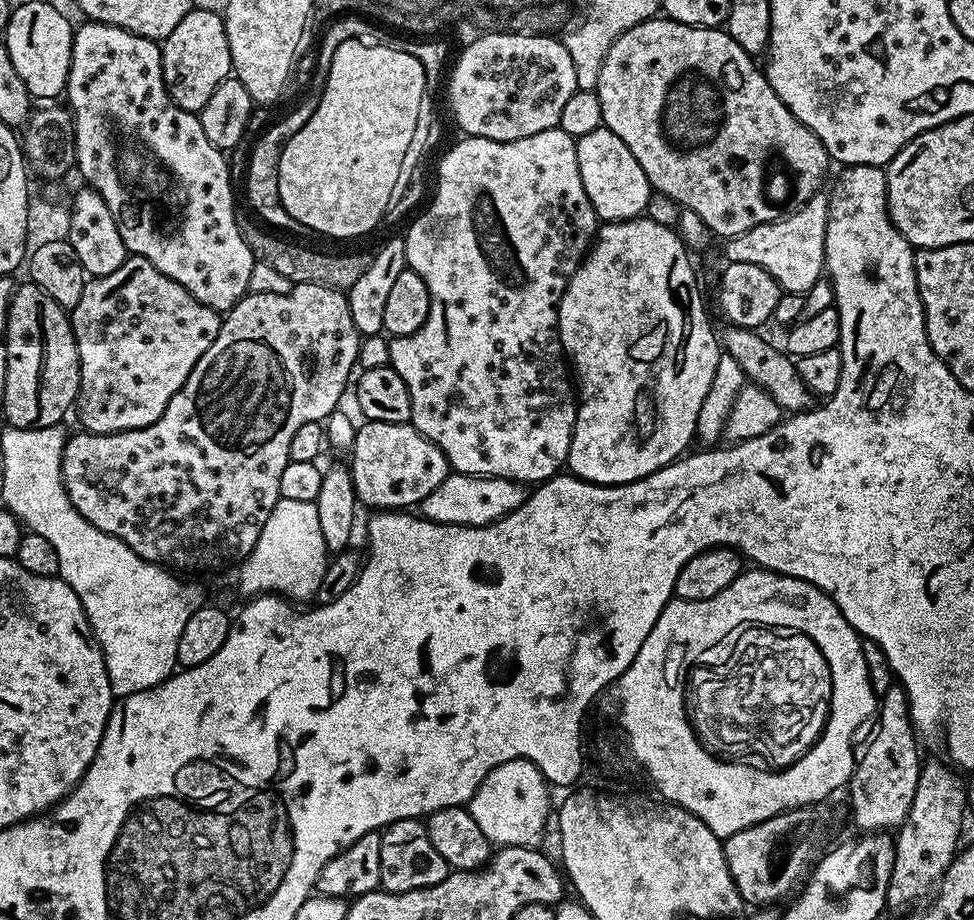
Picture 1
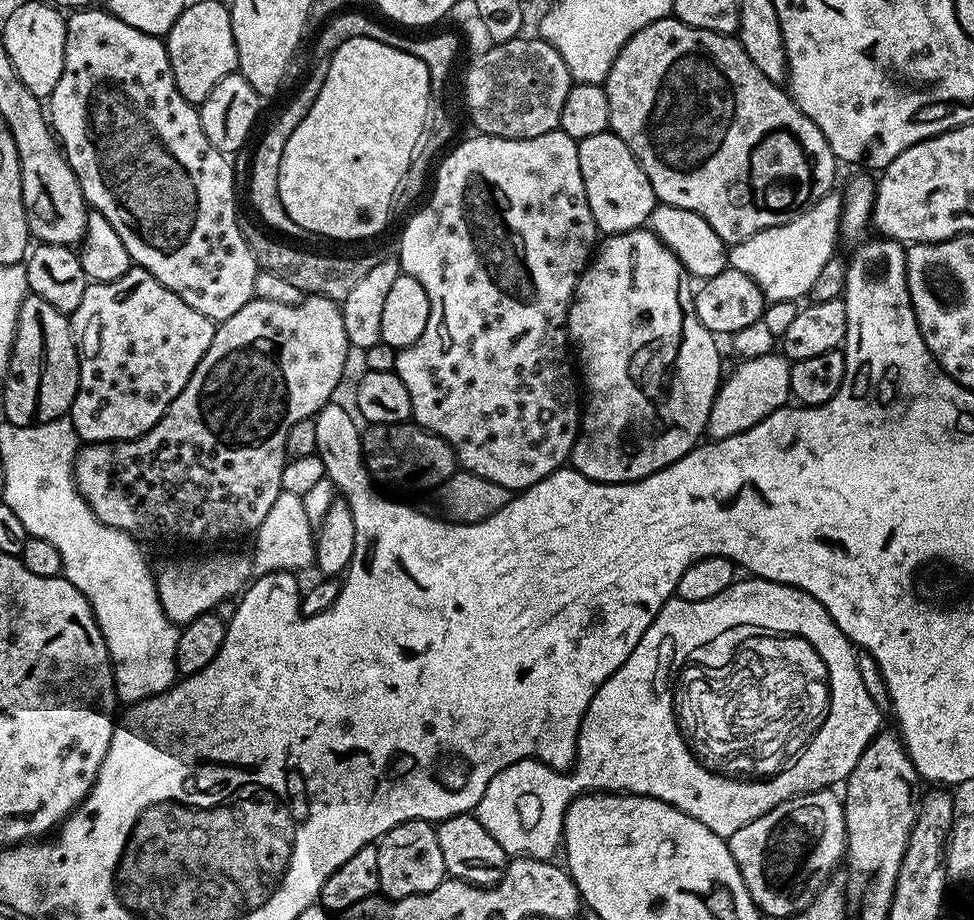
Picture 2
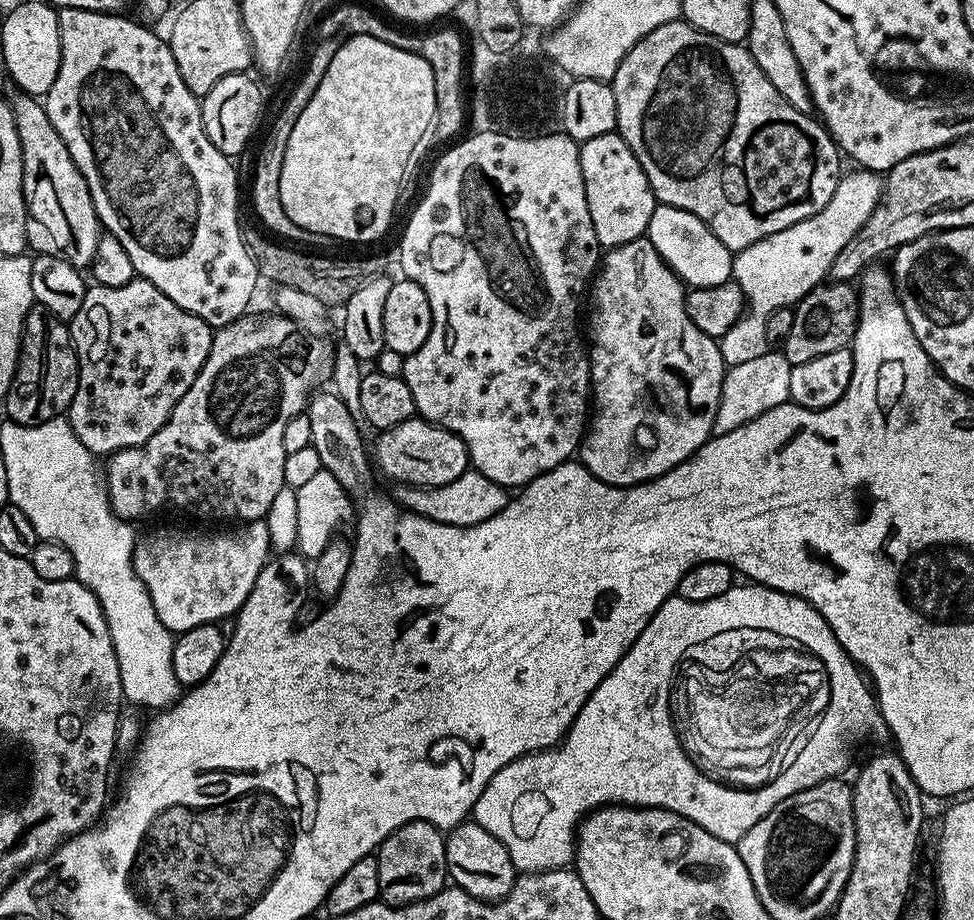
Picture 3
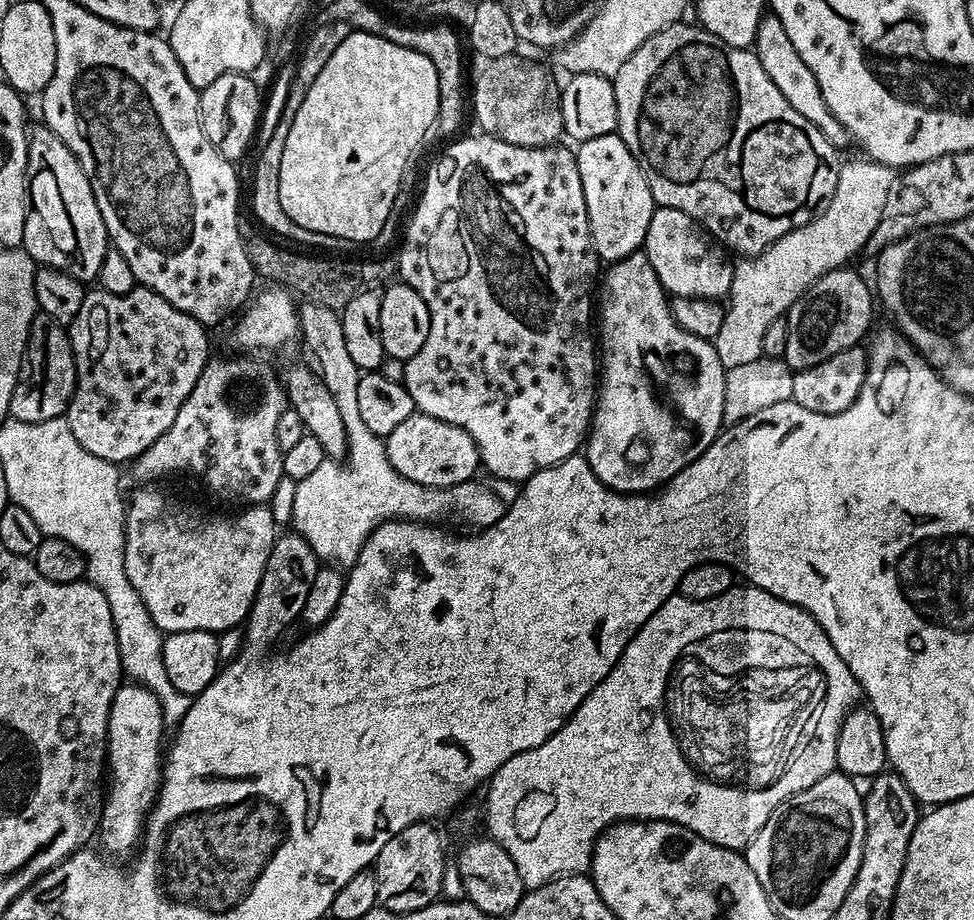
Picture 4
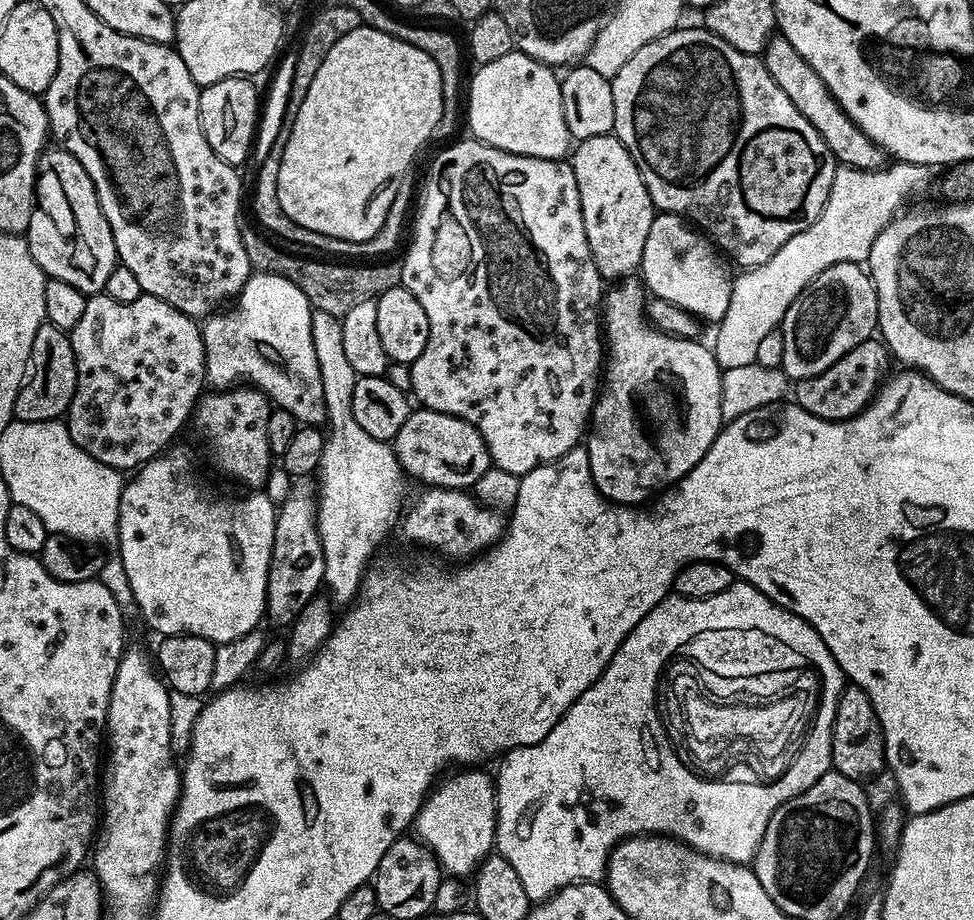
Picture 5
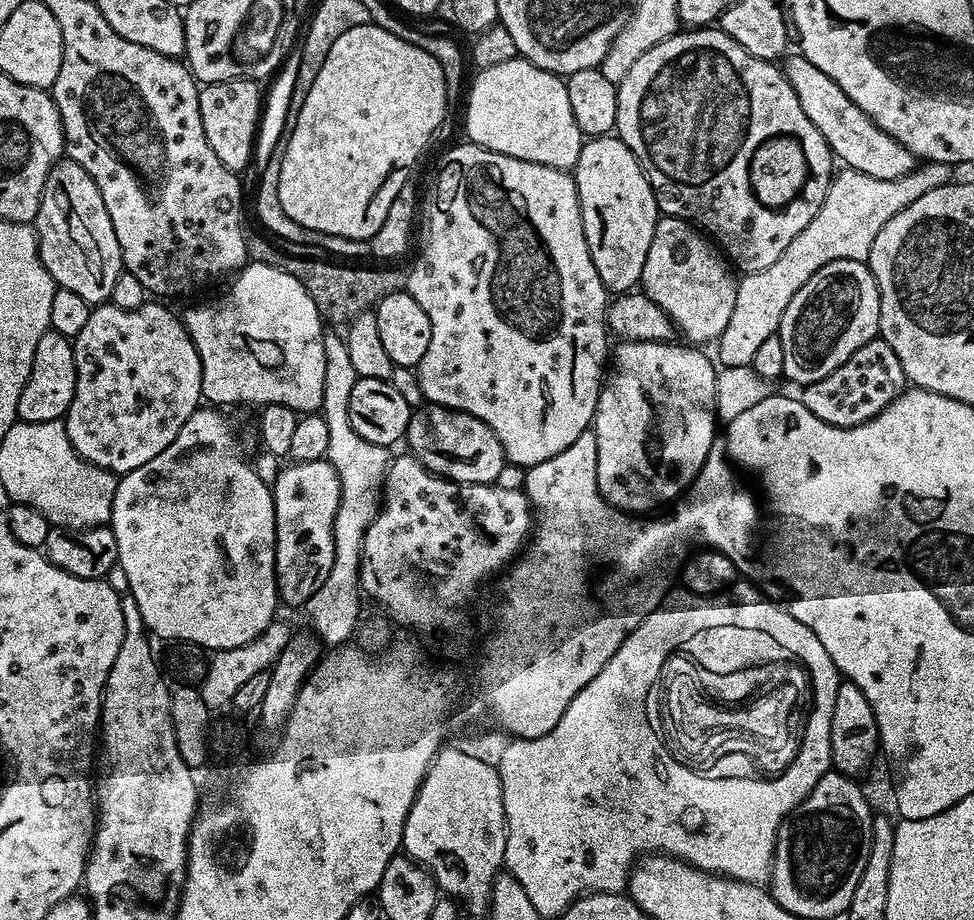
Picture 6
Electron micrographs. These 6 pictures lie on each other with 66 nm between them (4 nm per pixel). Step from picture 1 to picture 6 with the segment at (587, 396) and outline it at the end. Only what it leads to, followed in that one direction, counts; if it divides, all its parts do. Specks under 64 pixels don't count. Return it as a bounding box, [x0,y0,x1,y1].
[594,340,718,514]

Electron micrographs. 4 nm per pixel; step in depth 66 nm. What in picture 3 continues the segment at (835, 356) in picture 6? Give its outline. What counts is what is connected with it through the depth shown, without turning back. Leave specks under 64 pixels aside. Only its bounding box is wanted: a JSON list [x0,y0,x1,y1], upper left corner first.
[782,283,860,365]

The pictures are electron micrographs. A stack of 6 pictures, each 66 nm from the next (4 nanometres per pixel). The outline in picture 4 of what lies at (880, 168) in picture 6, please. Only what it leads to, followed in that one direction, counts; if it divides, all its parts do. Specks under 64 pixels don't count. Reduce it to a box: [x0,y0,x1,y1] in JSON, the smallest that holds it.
[754,14,850,150]

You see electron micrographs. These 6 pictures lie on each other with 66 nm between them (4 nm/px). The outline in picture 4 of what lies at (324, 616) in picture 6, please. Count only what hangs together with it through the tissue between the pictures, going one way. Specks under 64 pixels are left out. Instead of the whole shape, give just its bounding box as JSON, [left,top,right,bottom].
[290,302,506,570]

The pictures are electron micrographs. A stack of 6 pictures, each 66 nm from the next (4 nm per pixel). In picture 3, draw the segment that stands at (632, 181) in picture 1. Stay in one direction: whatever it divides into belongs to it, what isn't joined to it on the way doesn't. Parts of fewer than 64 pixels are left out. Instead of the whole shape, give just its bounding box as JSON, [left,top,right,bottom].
[580,132,658,249]

